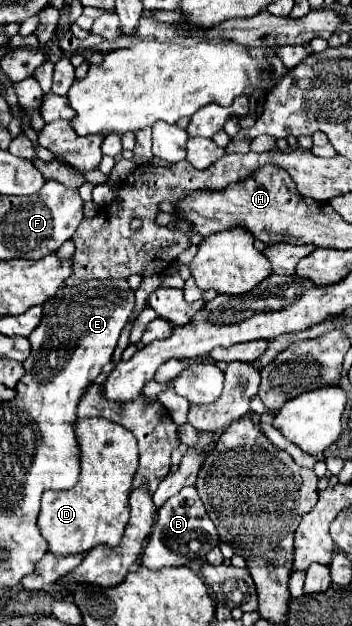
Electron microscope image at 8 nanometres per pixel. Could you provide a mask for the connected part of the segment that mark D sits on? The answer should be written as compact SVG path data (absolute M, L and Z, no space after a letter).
M84 418L76 424L76 436L82 446L80 480L70 490L44 492L38 516L40 534L56 556L84 554L100 544L118 546L130 516L128 496L138 468L138 444L132 432L106 418Z

